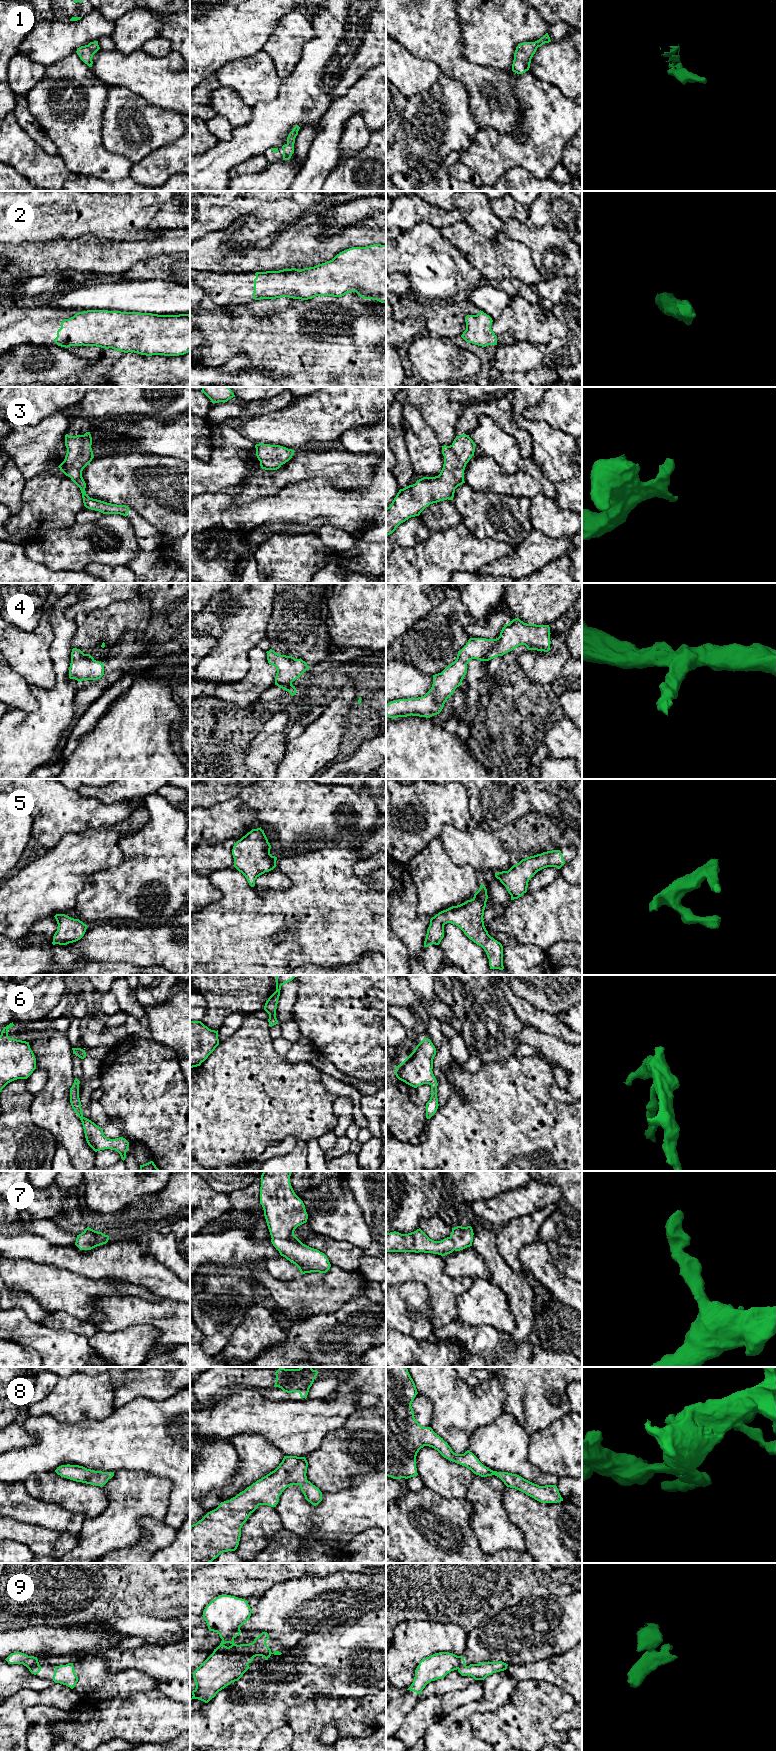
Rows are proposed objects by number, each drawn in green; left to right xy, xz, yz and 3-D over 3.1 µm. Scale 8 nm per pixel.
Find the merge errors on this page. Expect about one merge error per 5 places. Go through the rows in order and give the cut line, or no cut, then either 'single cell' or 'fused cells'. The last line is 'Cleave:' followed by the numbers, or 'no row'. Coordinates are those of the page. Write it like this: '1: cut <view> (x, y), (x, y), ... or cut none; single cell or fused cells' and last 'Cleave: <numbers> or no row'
1: cut none; single cell
2: cut none; single cell
3: cut none; single cell
4: cut none; single cell
5: cut none; single cell
6: cut none; single cell
7: cut none; single cell
8: cut none; single cell
9: cut xz (235, 1636), (222, 1640); fused cells
Cleave: 9

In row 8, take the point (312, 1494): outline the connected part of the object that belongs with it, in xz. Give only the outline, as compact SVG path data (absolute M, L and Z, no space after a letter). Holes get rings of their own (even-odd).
M284 1456L279 1466L257 1480L244 1491L208 1512L196 1524L190 1526L190 1563L211 1563L221 1553L235 1551L239 1545L241 1528L259 1505L276 1507L279 1496L291 1485L299 1485L305 1499L316 1506L322 1501L322 1492L307 1480L308 1462L305 1457Z

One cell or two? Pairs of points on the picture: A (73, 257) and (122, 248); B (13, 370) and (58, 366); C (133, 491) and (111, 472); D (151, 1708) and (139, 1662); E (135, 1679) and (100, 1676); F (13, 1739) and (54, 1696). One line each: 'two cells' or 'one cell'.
A: one cell
B: one cell
C: one cell
D: two cells
E: one cell
F: one cell

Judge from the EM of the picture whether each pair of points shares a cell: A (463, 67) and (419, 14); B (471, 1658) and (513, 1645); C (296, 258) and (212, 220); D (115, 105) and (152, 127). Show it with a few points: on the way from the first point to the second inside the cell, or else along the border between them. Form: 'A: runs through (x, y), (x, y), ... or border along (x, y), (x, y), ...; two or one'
A: runs through (450, 54), (428, 27); one
B: runs through (481, 1648), (488, 1642), (503, 1642); one
C: border along (233, 221), (228, 227), (209, 232), (206, 235); two
D: runs through (124, 111), (127, 114), (135, 114), (143, 122); one

